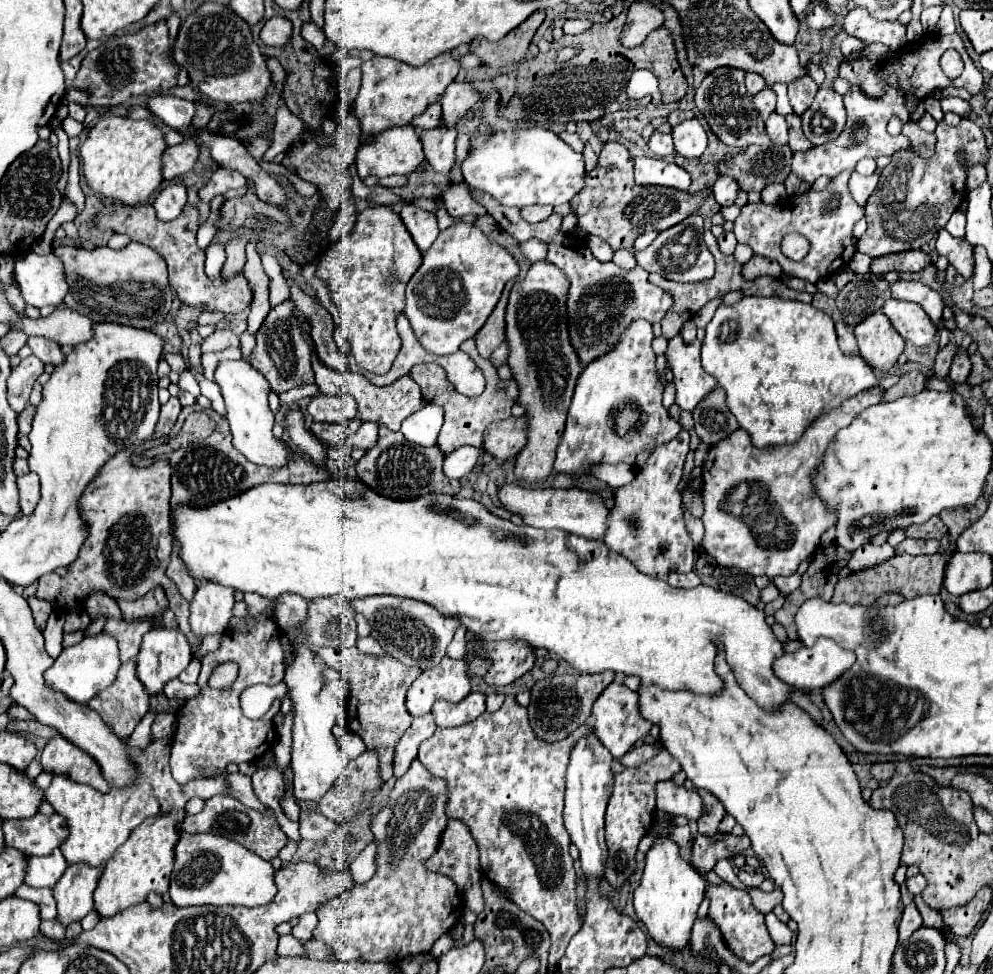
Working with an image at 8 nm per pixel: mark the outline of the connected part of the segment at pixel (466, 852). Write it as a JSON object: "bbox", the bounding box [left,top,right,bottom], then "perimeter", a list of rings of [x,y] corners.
{"bbox":[426,820,484,914],"perimeter":[[[448,820],[448,828],[442,834],[442,842],[438,852],[426,860],[426,868],[444,876],[450,876],[458,890],[462,890],[464,904],[474,912],[480,914],[484,910],[484,896],[480,892],[480,864],[478,864],[478,846],[468,830],[460,820]]]}

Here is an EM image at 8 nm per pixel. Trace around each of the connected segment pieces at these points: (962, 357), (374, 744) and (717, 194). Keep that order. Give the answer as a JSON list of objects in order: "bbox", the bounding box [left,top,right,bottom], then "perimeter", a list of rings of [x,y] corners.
[{"bbox":[948,352,972,384],"perimeter":[[[960,352],[960,354],[954,356],[954,362],[952,362],[952,366],[950,366],[948,376],[950,376],[950,380],[952,380],[954,384],[962,384],[962,382],[966,382],[966,378],[968,378],[968,374],[970,374],[970,368],[972,368],[972,364],[970,364],[968,352]]]},{"bbox":[316,648,420,784],"perimeter":[[[320,648],[316,650],[318,658],[324,664],[336,664],[342,674],[348,676],[350,682],[350,700],[348,700],[348,728],[358,734],[368,750],[378,752],[380,760],[380,778],[384,784],[392,778],[392,754],[394,746],[406,728],[412,724],[412,716],[408,714],[404,702],[410,684],[420,676],[418,668],[408,668],[400,660],[392,656],[368,656],[358,648]]]},{"bbox":[712,176,738,206],"perimeter":[[[720,176],[712,188],[712,194],[720,206],[732,206],[738,194],[738,184],[730,176]]]}]

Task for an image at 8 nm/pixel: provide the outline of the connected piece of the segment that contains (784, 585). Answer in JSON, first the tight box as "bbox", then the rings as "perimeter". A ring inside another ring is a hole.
{"bbox":[774,574,800,594],"perimeter":[[[792,574],[792,576],[778,576],[774,578],[774,586],[780,590],[780,594],[790,594],[800,586],[800,574]]]}

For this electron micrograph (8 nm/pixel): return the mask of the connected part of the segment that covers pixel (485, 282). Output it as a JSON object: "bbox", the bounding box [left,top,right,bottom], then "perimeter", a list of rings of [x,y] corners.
{"bbox":[406,220,520,354],"perimeter":[[[458,220],[440,232],[440,238],[424,252],[422,266],[406,286],[406,318],[410,320],[420,344],[432,354],[452,354],[484,326],[500,294],[520,268],[512,254],[490,242],[474,224]]]}

